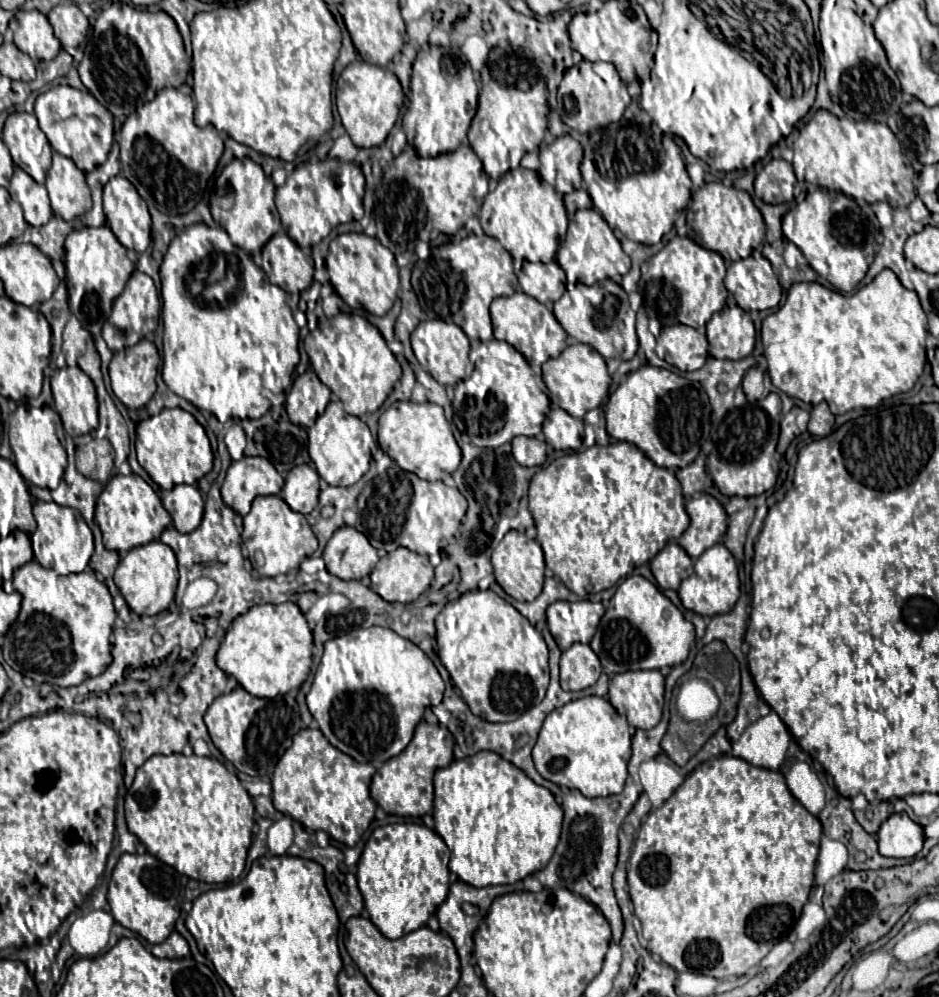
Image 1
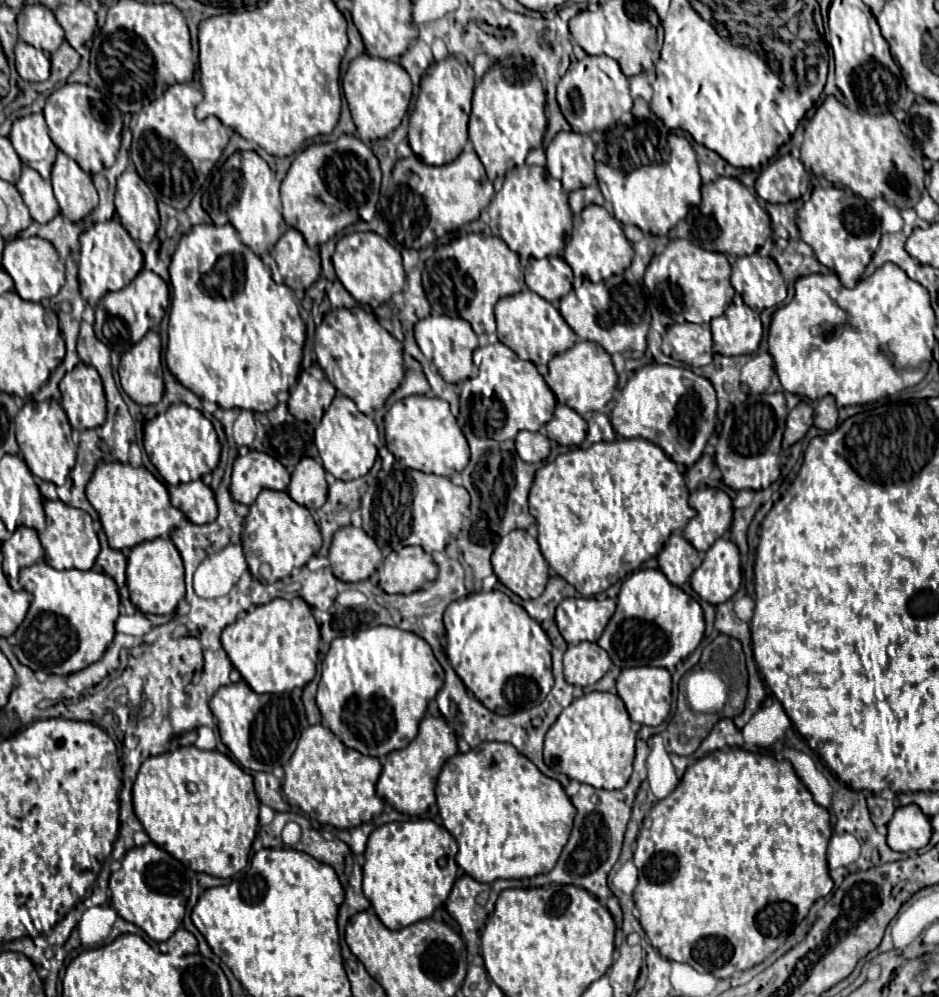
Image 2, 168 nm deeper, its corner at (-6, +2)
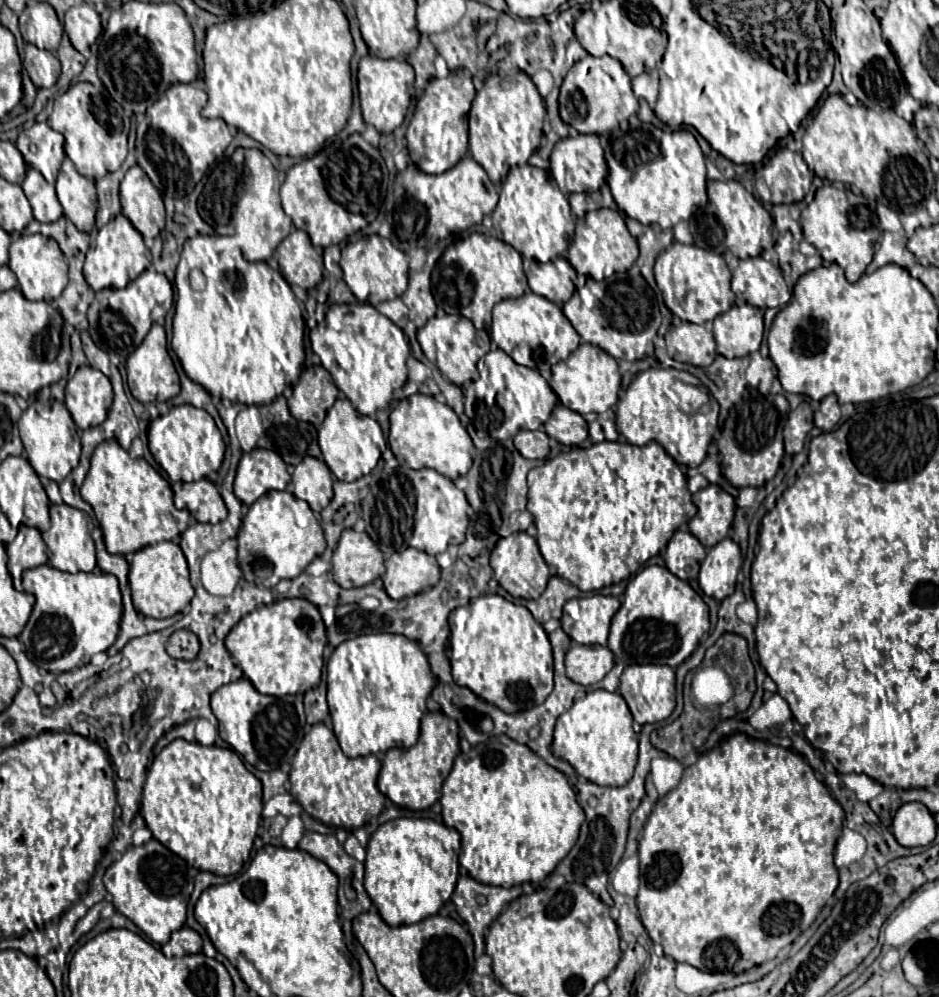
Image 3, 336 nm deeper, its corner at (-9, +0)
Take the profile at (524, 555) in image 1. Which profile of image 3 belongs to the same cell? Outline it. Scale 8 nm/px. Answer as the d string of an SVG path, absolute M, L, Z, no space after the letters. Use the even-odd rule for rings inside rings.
M513 533L509 537L503 537L497 541L495 549L491 551L491 569L497 583L513 597L521 599L537 599L549 581L549 565L545 563L535 537L527 533Z

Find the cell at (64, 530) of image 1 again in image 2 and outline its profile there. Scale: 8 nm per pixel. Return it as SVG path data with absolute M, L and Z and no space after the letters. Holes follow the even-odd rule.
M44 501L44 513L46 529L39 533L39 539L46 563L54 569L92 569L100 552L100 543L91 516L62 501Z

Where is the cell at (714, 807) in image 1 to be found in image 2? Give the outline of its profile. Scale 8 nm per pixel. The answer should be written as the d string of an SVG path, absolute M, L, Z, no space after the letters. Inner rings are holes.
M722 749L714 751L694 765L690 765L680 781L680 785L662 801L658 801L648 817L644 819L642 831L634 849L634 865L640 871L640 881L634 889L634 901L640 909L640 925L648 935L654 949L660 951L662 957L678 963L688 963L700 973L712 973L718 979L730 977L734 971L744 971L768 959L792 933L792 929L808 915L812 903L832 891L832 879L828 875L826 865L826 847L830 839L830 813L816 805L808 789L796 777L792 765L788 761L776 761L772 755L750 753L746 749Z

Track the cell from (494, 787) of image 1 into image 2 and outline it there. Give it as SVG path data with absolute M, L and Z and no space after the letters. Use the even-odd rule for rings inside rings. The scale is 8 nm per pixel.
M486 741L468 753L450 757L444 763L444 771L438 775L436 799L444 827L458 841L458 867L480 883L492 883L496 879L524 879L548 873L556 865L570 837L572 819L576 815L570 797L558 781L544 777L536 765L520 755L510 743L498 741Z

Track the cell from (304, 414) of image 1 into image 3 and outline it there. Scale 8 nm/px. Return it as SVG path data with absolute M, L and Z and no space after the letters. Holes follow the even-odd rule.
M309 367L301 373L299 381L293 385L293 395L289 399L289 411L295 419L303 419L313 425L321 425L327 409L335 403L339 389L335 387L329 371L323 367Z

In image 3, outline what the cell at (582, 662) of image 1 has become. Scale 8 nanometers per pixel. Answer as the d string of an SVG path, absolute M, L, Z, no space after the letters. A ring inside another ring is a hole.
M573 645L565 655L567 677L579 685L593 685L613 669L613 653L601 645Z

